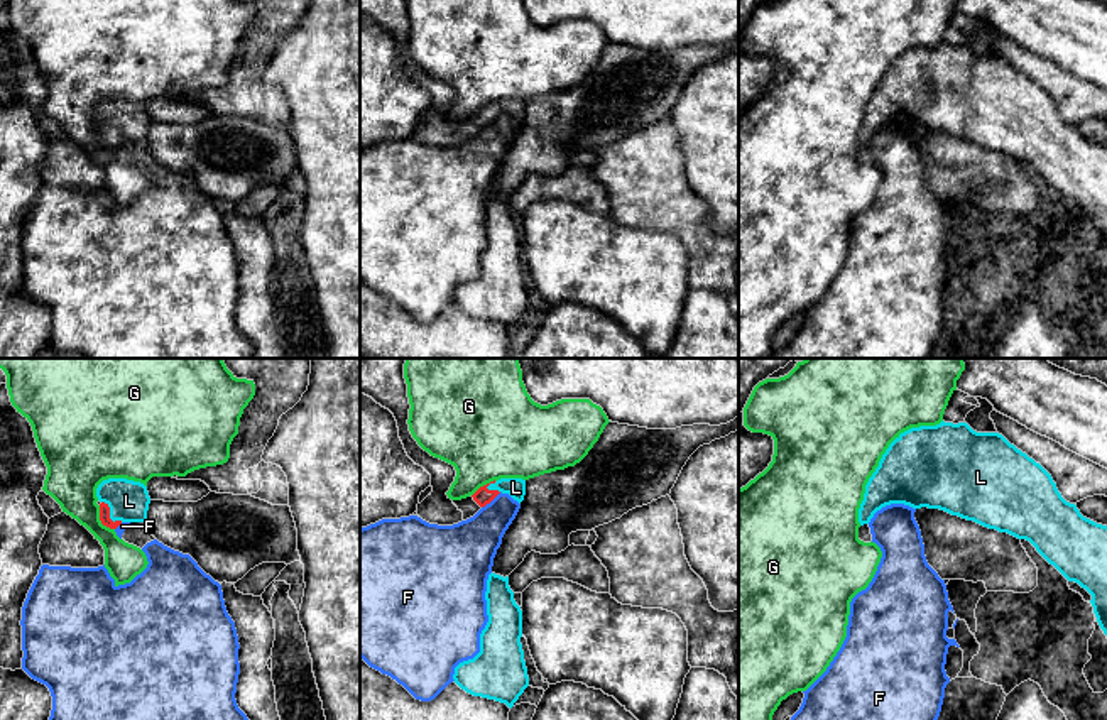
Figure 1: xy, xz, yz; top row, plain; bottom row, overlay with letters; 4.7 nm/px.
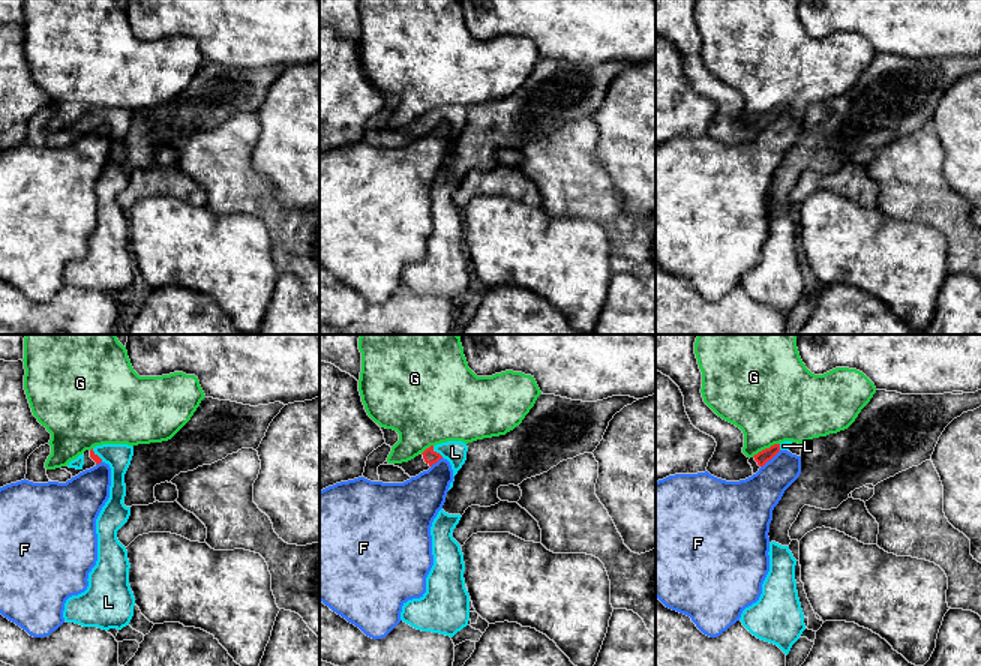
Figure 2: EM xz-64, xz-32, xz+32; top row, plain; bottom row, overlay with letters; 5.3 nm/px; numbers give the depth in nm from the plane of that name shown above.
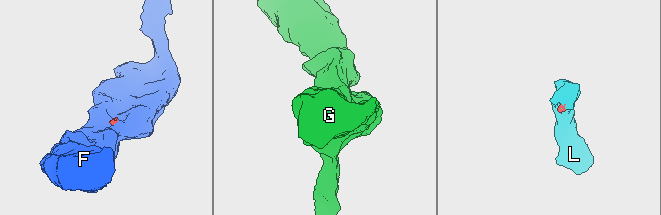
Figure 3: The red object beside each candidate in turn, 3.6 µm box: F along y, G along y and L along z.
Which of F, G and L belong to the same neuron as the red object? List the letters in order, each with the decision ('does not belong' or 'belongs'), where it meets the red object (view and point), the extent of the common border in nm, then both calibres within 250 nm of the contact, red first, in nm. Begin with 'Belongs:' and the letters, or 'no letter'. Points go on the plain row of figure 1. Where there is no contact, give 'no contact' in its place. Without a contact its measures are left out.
Belongs: L
F: does not belong | xz (490, 122) | 120 nm | 80/260 nm
G: does not belong | xy (100, 141) | 140 nm | 50/260 nm
L: belongs | xy (109, 137) | 140 nm | 50/190 nm

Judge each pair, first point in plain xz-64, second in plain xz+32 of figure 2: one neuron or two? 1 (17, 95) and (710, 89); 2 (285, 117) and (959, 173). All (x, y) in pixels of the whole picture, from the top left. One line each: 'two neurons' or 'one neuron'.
1: two neurons
2: one neuron

